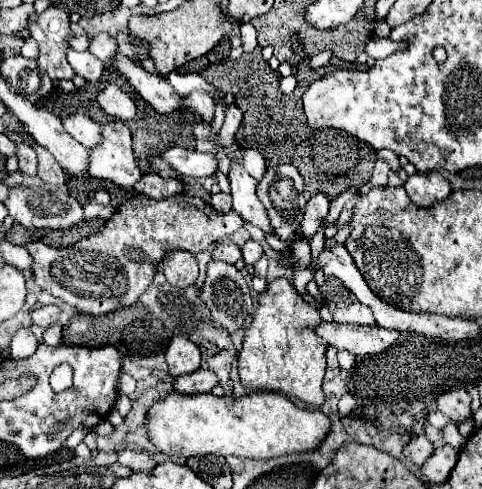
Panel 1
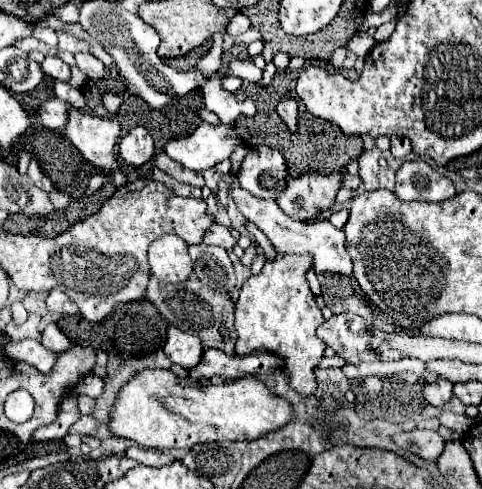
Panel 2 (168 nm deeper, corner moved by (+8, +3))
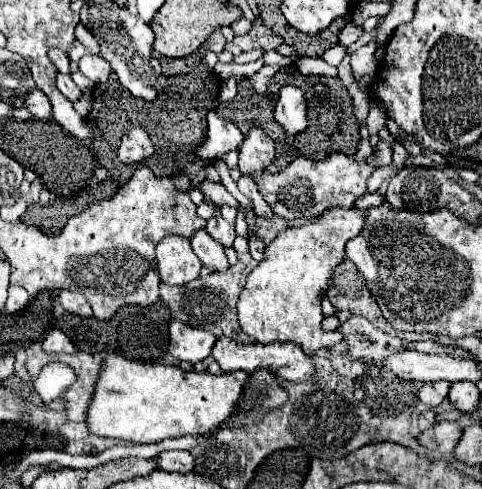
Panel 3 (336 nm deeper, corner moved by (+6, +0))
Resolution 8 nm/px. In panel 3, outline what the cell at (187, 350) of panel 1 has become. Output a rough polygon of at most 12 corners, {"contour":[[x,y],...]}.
{"contour":[[176,319],[168,353],[180,361],[206,359],[216,337]]}

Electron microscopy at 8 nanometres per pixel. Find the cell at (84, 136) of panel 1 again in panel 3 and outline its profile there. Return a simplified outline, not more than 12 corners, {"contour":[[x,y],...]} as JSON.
{"contour":[[32,89],[24,107],[34,117],[52,117],[50,99]]}

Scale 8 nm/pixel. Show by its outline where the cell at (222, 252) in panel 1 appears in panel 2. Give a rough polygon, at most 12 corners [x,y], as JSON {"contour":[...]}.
{"contour":[[212,224],[204,234],[204,244],[232,250],[236,240],[230,230]]}

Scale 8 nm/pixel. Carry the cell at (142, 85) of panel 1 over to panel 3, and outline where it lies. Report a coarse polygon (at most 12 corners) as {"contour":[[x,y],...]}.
{"contour":[[80,23],[76,39],[94,55],[98,43],[94,35]]}

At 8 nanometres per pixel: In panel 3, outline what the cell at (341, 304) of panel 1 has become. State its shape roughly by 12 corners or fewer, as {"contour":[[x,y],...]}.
{"contour":[[350,259],[334,269],[326,295],[336,309],[366,317],[398,335],[382,317],[362,273]]}

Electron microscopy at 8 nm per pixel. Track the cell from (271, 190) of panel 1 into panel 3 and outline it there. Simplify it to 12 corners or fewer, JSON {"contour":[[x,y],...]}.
{"contour":[[252,127],[238,147],[242,175],[272,163],[274,141]]}

